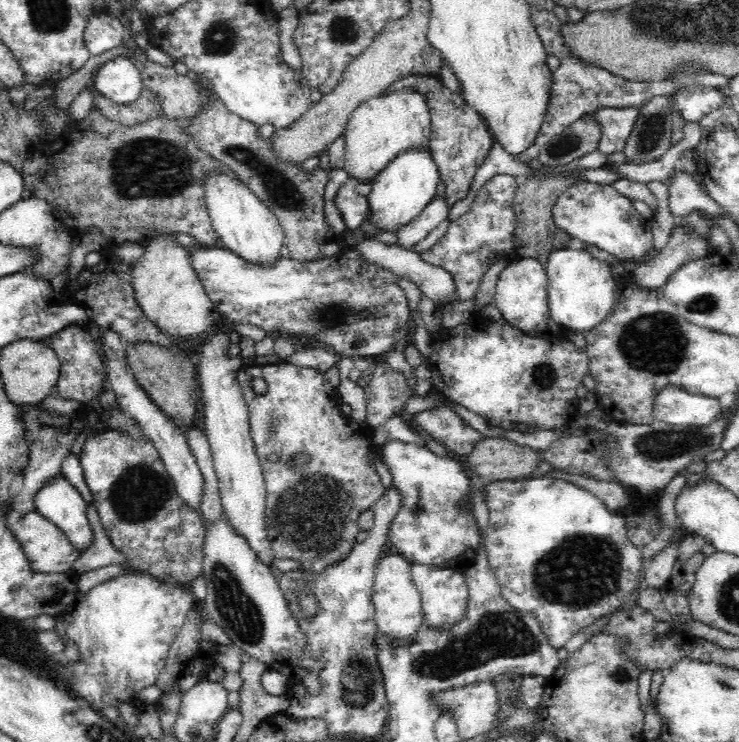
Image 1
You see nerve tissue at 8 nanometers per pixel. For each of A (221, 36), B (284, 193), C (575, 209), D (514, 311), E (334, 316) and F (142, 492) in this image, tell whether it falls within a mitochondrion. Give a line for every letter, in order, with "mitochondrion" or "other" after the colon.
A: mitochondrion
B: mitochondrion
C: other
D: other
E: mitochondrion
F: mitochondrion

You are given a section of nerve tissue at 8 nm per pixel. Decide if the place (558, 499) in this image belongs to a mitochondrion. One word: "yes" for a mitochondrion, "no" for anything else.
no

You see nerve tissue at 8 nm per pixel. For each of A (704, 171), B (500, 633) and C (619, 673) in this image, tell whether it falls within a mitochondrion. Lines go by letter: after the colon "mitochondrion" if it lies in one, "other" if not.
A: other
B: mitochondrion
C: mitochondrion

